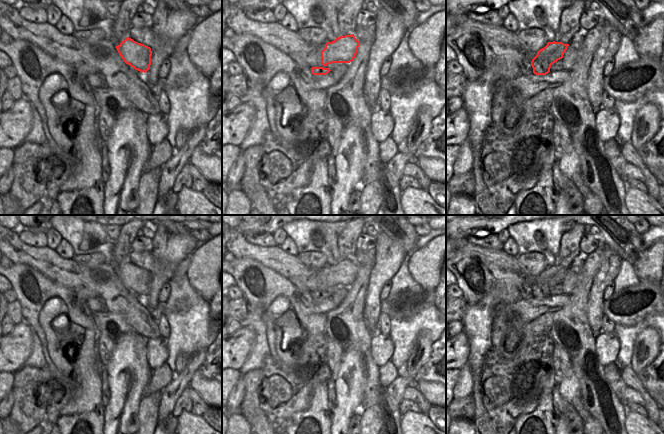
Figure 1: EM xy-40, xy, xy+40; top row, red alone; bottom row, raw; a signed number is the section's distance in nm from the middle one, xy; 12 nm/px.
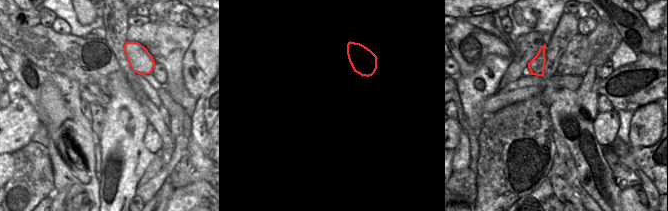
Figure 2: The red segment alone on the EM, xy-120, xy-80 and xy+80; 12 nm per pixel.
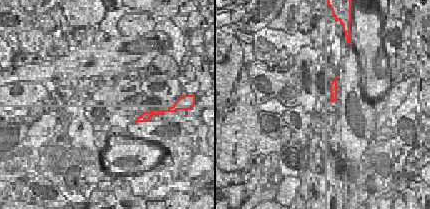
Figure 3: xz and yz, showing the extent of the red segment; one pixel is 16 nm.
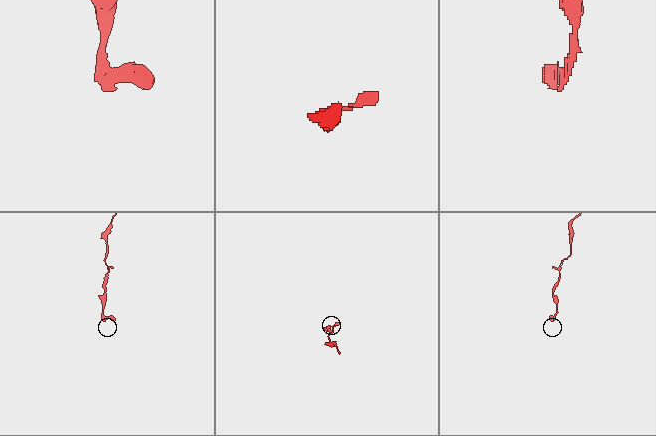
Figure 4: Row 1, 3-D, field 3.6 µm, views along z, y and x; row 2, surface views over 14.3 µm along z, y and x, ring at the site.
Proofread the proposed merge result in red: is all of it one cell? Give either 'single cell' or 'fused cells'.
fused cells

